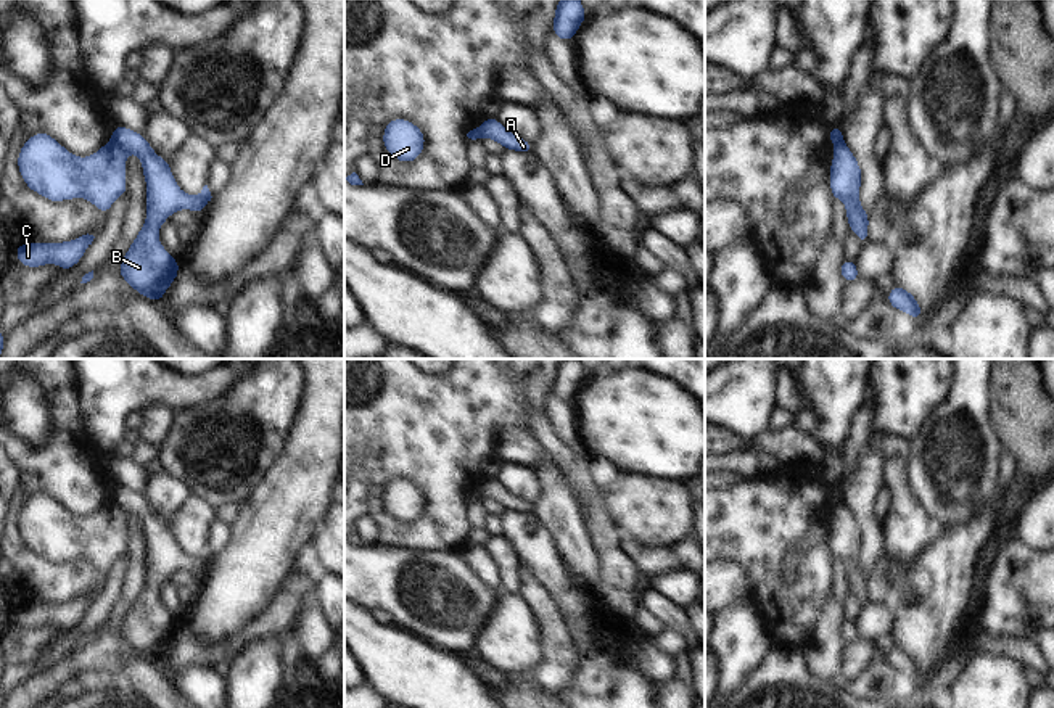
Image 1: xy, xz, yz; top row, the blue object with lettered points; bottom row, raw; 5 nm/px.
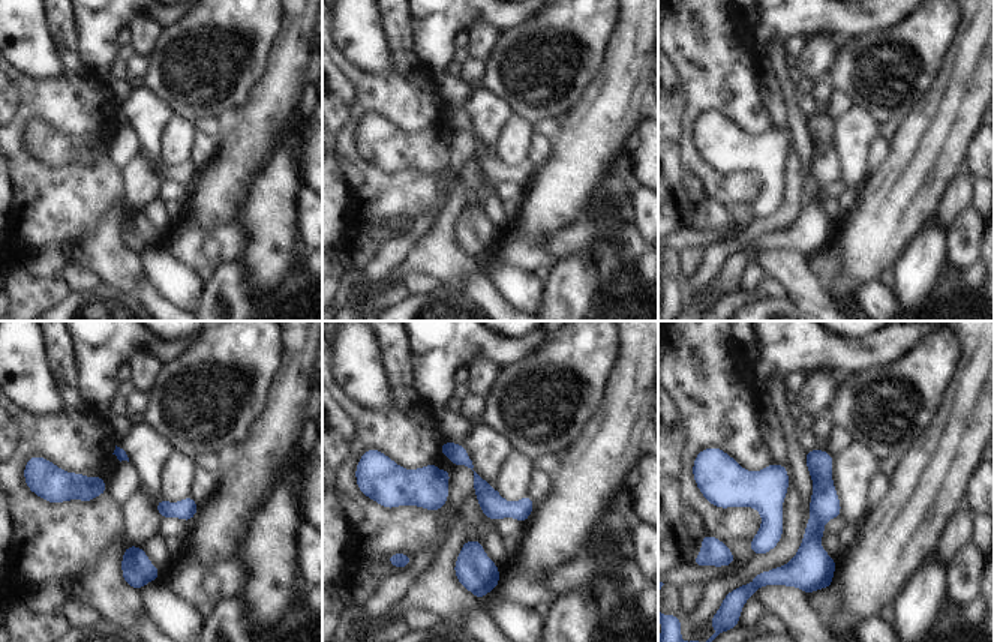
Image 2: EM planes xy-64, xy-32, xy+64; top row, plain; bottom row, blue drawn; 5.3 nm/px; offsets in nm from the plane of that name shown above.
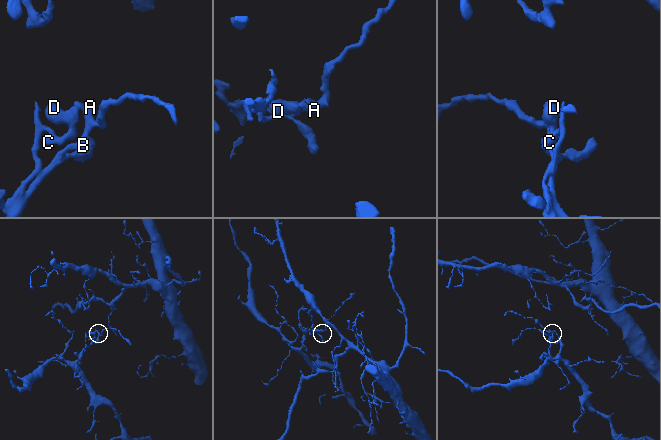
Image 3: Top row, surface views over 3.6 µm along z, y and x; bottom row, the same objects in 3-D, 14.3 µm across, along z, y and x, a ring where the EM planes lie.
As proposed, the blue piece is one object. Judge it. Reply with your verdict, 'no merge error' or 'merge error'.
merge error

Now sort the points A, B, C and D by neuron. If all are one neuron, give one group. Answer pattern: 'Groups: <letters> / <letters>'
Groups: A B / C D

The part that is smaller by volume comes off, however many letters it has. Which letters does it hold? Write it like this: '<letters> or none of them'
C, D

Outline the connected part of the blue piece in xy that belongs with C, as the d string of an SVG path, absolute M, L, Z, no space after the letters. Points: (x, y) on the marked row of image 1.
M82 235L61 243L26 243L16 246L16 257L26 267L58 264L61 270L74 267L92 245L93 235Z

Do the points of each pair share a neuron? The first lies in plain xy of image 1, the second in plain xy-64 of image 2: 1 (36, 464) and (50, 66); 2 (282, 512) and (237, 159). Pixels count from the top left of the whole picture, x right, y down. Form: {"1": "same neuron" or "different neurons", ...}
{"1": "different neurons", "2": "same neuron"}

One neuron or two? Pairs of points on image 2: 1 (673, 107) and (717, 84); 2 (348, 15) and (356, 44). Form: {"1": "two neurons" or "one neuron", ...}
{"1": "two neurons", "2": "one neuron"}

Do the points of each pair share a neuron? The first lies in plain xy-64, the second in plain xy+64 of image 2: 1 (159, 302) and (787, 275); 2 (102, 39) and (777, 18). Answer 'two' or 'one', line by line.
1: one
2: one

